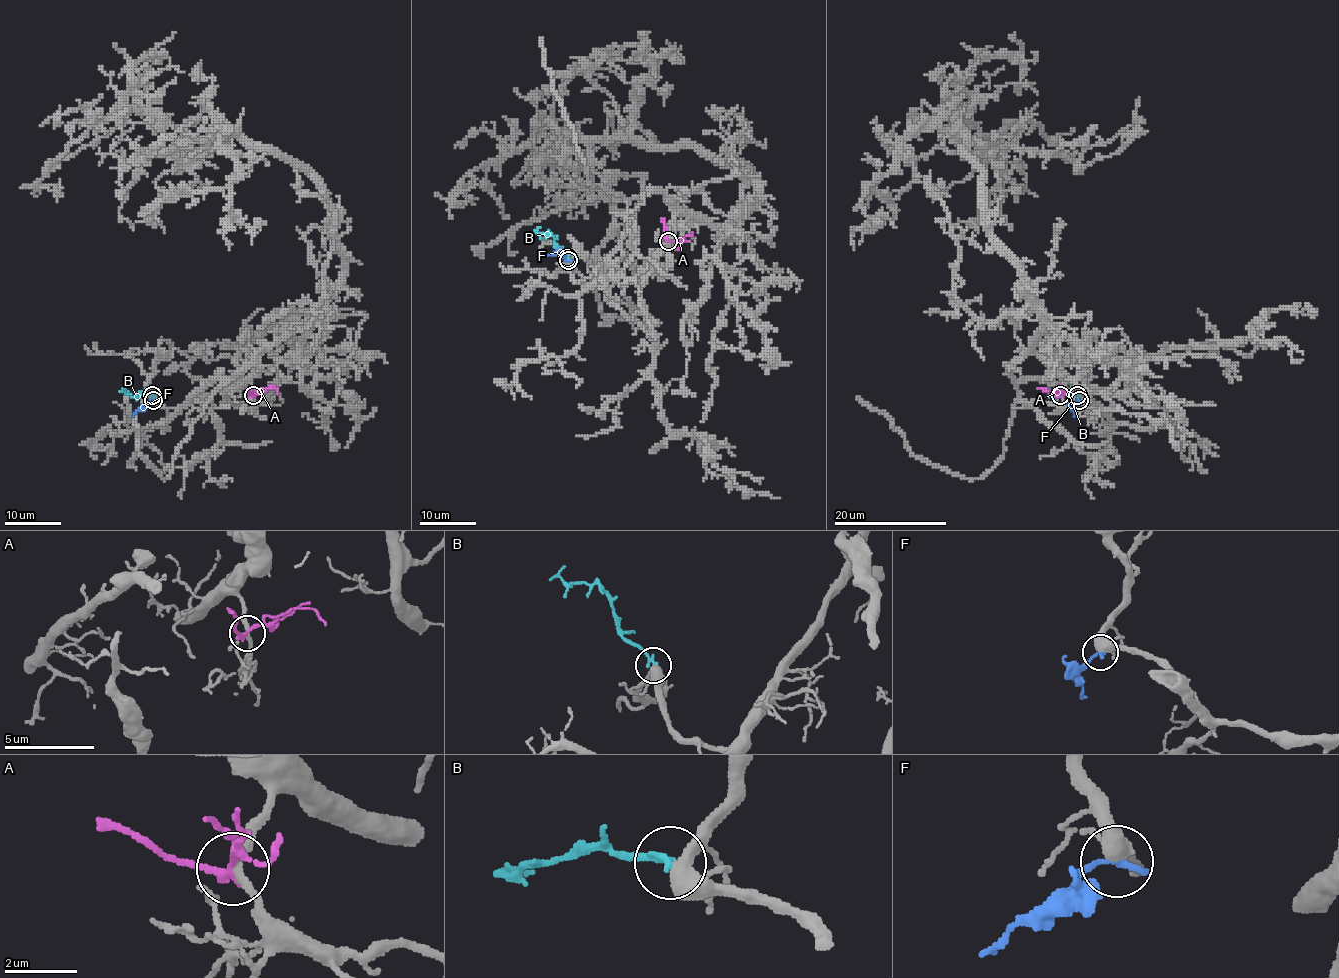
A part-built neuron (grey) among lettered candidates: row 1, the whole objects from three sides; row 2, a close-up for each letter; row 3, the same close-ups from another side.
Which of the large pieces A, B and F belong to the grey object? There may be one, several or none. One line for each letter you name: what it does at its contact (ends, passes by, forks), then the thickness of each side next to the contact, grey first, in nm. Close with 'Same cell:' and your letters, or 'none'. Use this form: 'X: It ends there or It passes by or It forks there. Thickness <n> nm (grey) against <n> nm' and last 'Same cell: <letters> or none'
B: It ends there. Thickness 320 nm (grey) against 200 nm
Same cell: B

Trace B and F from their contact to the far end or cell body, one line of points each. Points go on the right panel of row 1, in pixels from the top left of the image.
B: (1078, 394), (1052, 396), (1046, 389)
F: (1079, 400), (1072, 406), (1073, 416)

